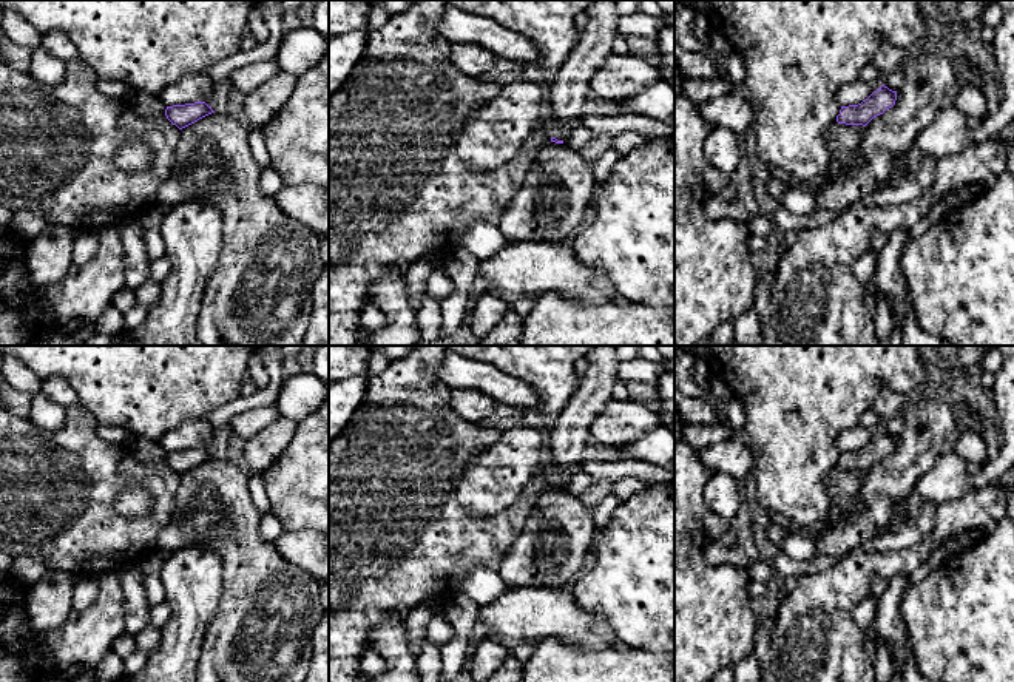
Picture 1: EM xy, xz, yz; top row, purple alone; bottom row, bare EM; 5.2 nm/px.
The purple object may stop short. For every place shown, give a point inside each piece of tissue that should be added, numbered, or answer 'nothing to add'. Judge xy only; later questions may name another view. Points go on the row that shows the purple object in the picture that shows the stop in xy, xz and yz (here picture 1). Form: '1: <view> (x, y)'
nothing to add

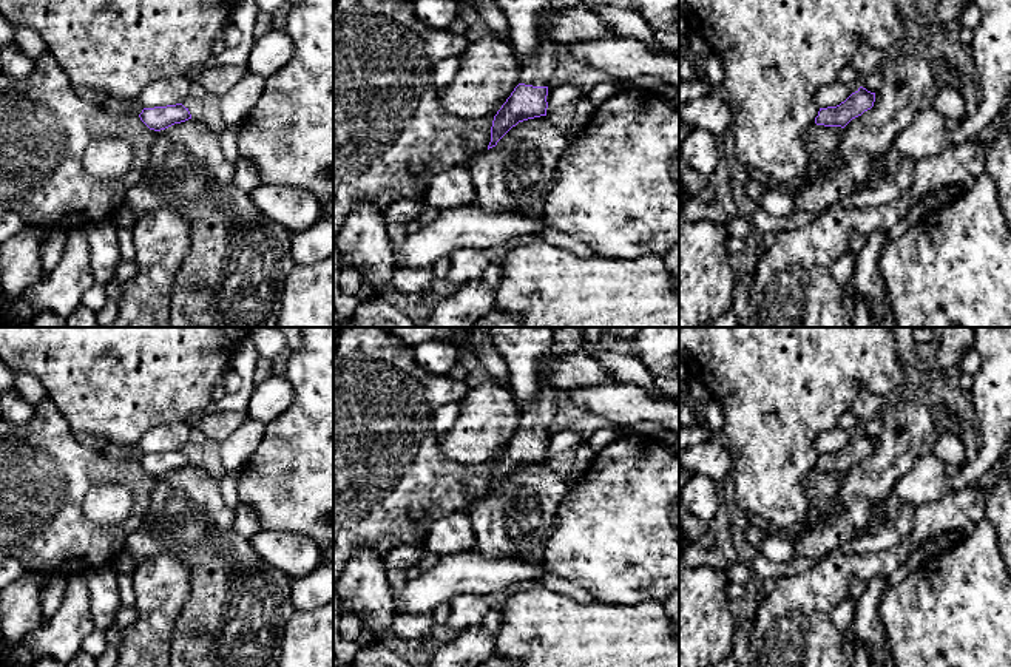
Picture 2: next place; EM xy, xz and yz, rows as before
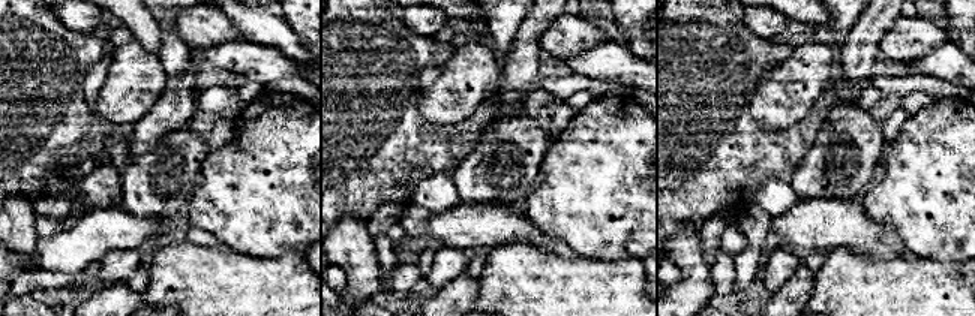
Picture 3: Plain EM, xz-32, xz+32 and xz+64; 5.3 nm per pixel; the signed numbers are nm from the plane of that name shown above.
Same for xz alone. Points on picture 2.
1: xz (539, 70)

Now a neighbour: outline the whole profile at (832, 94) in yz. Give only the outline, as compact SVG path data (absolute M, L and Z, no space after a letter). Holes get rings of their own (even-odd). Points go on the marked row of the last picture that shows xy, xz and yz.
M837 80L833 83L821 86L815 93L815 103L820 108L837 107L844 102L850 94L852 93L849 91L847 85Z

